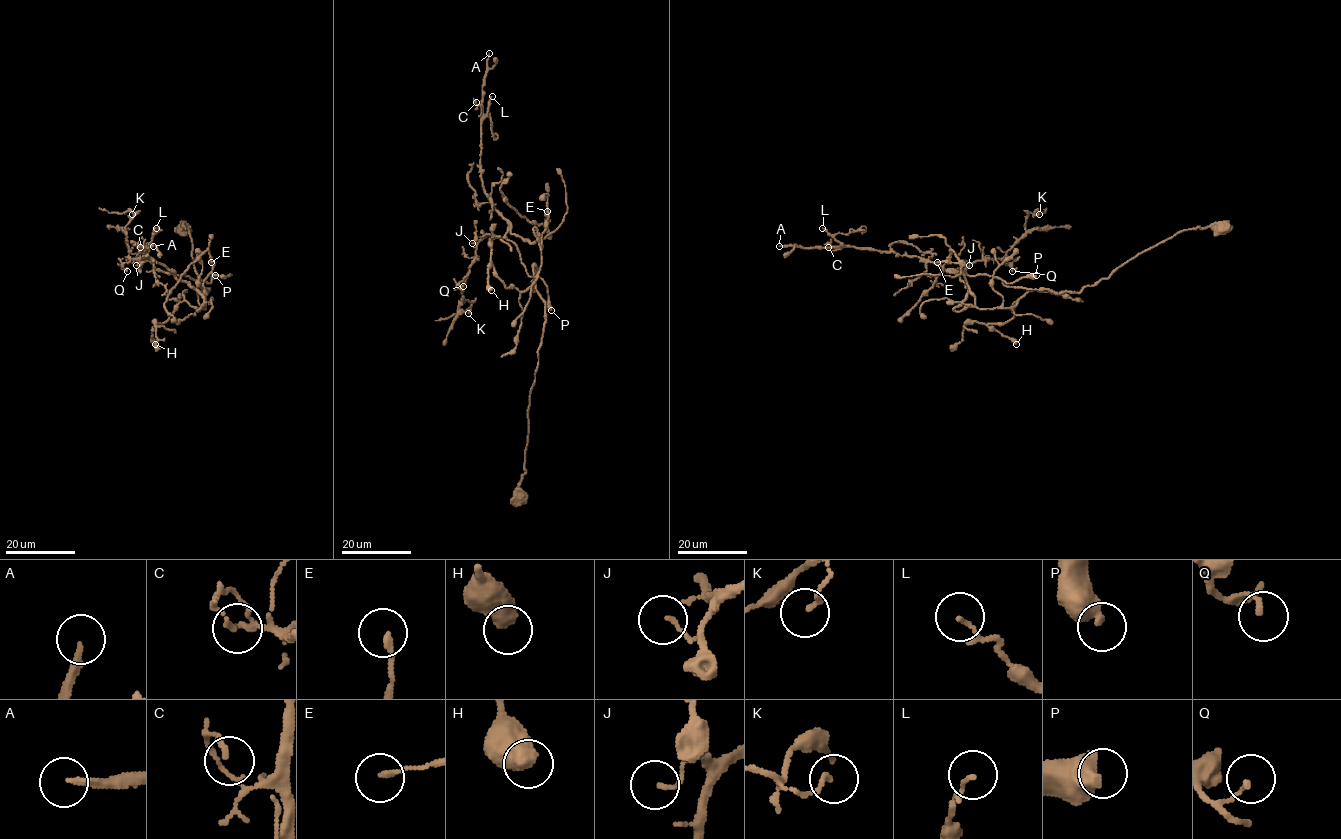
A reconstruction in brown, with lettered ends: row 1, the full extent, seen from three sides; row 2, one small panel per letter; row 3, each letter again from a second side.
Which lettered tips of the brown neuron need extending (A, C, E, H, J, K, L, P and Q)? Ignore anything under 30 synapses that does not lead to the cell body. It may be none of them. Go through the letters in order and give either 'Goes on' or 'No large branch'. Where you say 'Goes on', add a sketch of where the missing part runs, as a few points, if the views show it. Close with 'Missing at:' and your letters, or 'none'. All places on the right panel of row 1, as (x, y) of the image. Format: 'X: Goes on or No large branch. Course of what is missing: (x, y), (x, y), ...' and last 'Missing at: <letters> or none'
A: Goes on
C: No large branch
E: No large branch
H: No large branch
J: No large branch
K: No large branch
L: No large branch
P: No large branch
Q: No large branch
Missing at: A

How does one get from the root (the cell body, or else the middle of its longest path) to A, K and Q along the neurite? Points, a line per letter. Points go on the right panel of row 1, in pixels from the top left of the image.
A: (1224, 225), (1181, 230), (1078, 293), (1007, 287), (987, 275), (968, 275), (893, 252), (779, 246)
K: (1224, 225), (1181, 230), (1078, 293), (964, 273), (963, 261), (1001, 259), (1025, 232), (1027, 215), (1039, 214)
Q: (1224, 225), (1181, 230), (1078, 293), (1007, 287), (987, 275), (968, 275), (961, 262), (1000, 259), (1012, 271)

